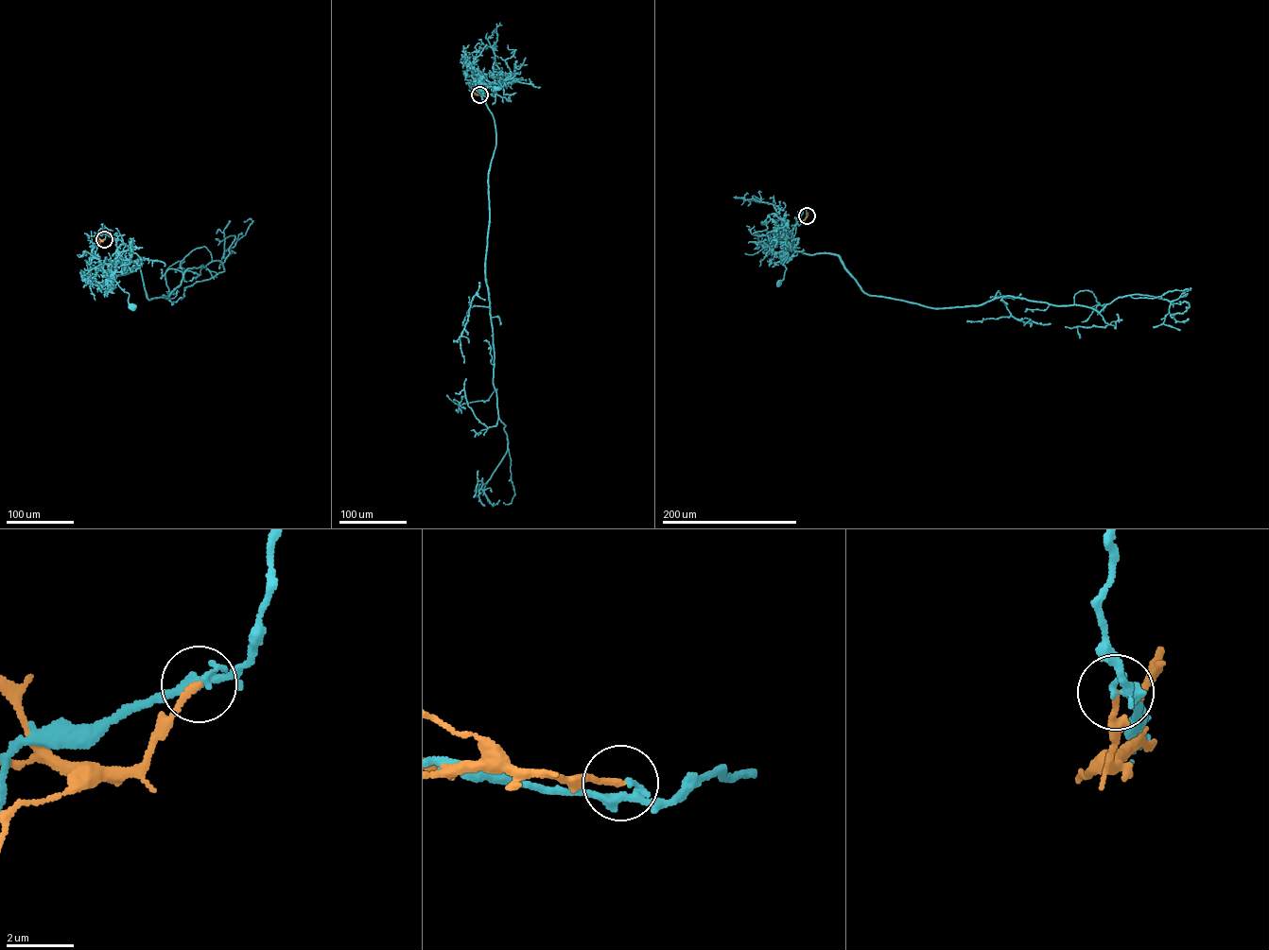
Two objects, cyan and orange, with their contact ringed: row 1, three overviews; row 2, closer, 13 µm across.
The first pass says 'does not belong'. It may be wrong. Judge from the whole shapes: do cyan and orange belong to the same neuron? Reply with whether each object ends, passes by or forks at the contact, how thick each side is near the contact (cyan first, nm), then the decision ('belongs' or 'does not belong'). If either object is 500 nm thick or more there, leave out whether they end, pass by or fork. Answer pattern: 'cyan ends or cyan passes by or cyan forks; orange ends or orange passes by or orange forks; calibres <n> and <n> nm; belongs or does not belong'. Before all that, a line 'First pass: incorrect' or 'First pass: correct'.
First pass: correct
cyan passes by; orange ends; calibres 240 and 180 nm; does not belong

